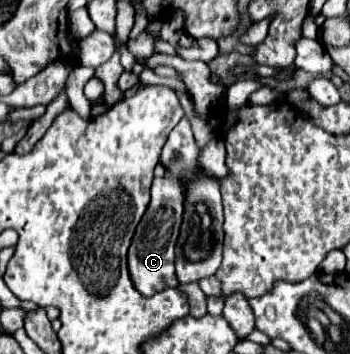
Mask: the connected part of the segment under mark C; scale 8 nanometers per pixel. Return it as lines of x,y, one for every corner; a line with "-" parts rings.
154,178
152,200
146,208
142,222
136,228
132,246
128,250
128,270
132,282
136,290
142,292
144,296
152,296
164,290
168,282
172,288
180,284
174,270
174,246
180,234
182,214
184,214
184,186
180,186
180,182
172,182
172,178

